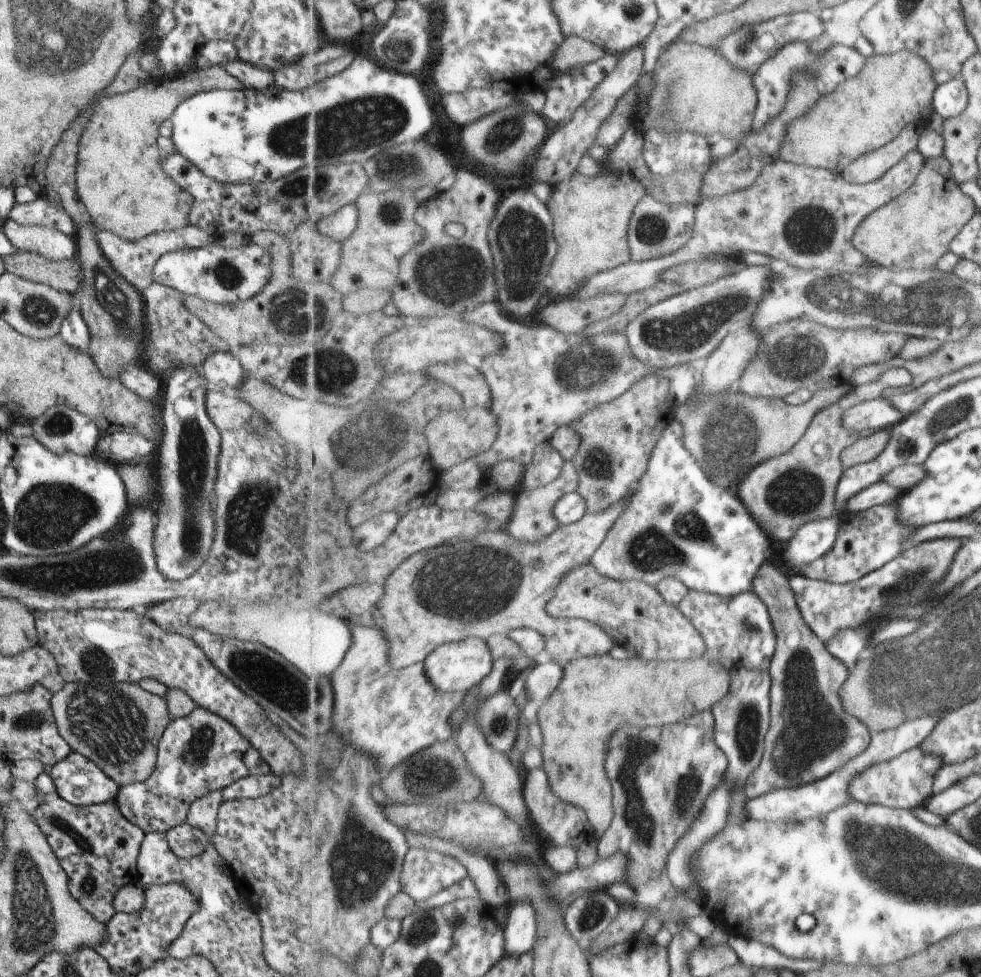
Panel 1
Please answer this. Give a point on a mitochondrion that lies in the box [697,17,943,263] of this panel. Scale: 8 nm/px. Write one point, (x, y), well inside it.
(742, 43)

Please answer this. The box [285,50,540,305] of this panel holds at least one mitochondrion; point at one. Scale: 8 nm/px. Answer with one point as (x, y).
(397, 166)

